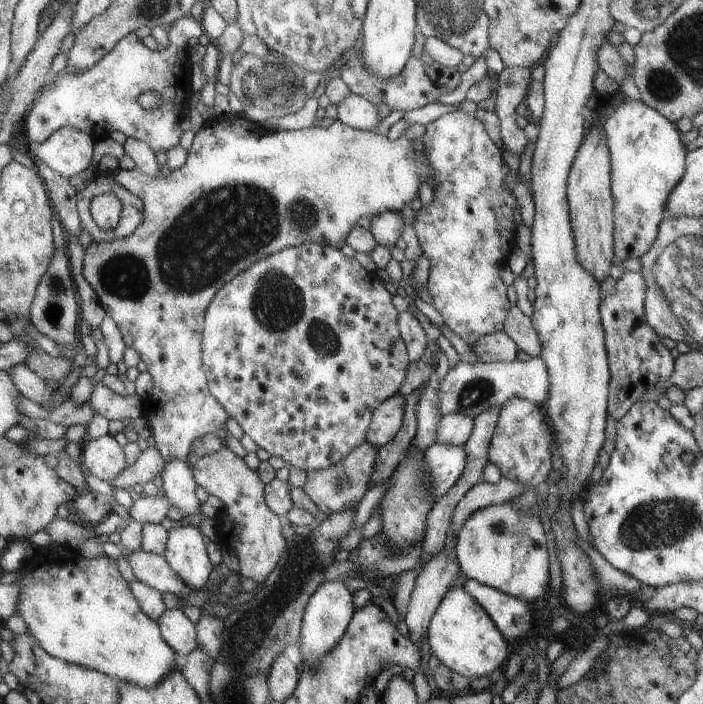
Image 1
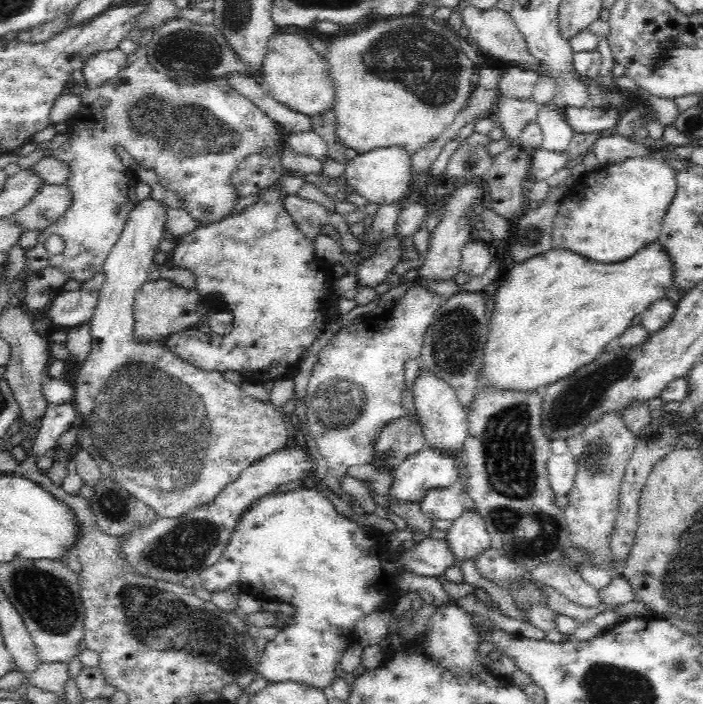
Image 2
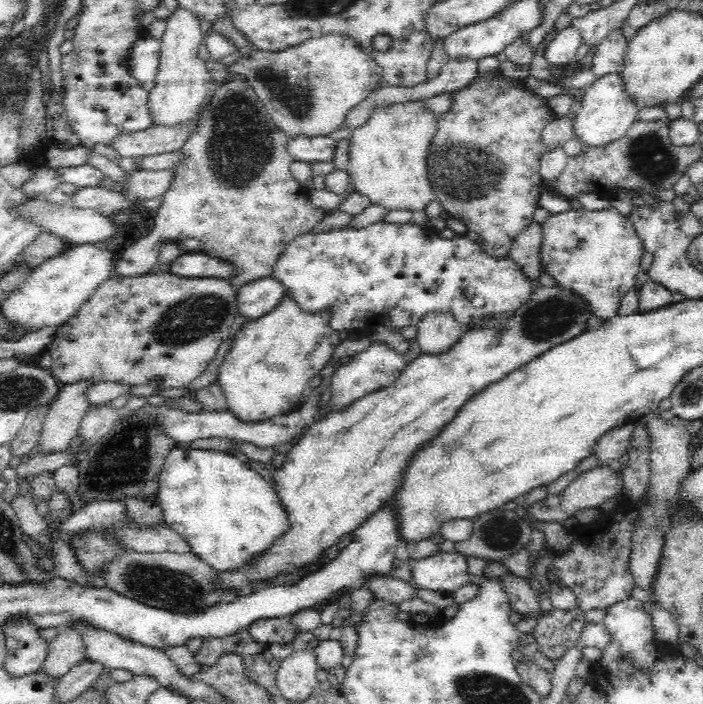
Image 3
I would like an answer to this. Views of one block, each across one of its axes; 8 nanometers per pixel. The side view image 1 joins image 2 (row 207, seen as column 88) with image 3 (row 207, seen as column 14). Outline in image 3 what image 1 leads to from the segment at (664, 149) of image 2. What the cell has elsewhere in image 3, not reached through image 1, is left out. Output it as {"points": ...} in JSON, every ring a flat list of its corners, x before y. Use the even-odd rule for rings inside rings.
{"points":[[584,207,566,210,550,215,541,225,543,239,541,242,540,258,544,273,550,274,561,287,567,288,587,302,591,315,600,324,606,319,618,315,620,301,626,292,634,287,636,274,640,269,640,260,644,254,642,239,638,238,630,222,630,217,620,214,614,207,591,211]]}

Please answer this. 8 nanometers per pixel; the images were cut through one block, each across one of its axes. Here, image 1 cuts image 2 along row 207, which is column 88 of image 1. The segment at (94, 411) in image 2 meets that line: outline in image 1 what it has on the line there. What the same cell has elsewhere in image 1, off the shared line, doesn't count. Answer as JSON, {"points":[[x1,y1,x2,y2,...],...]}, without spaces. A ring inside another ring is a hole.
{"points":[[62,126,50,138,34,145,32,155,69,179,90,167,95,142,87,131]]}

